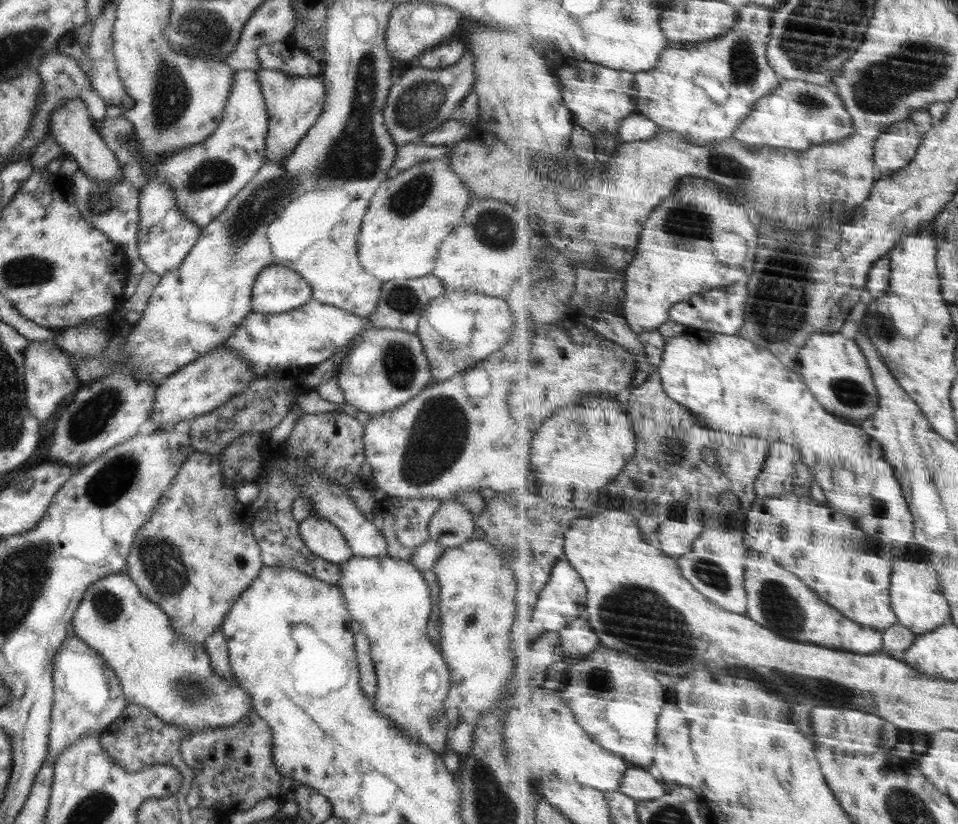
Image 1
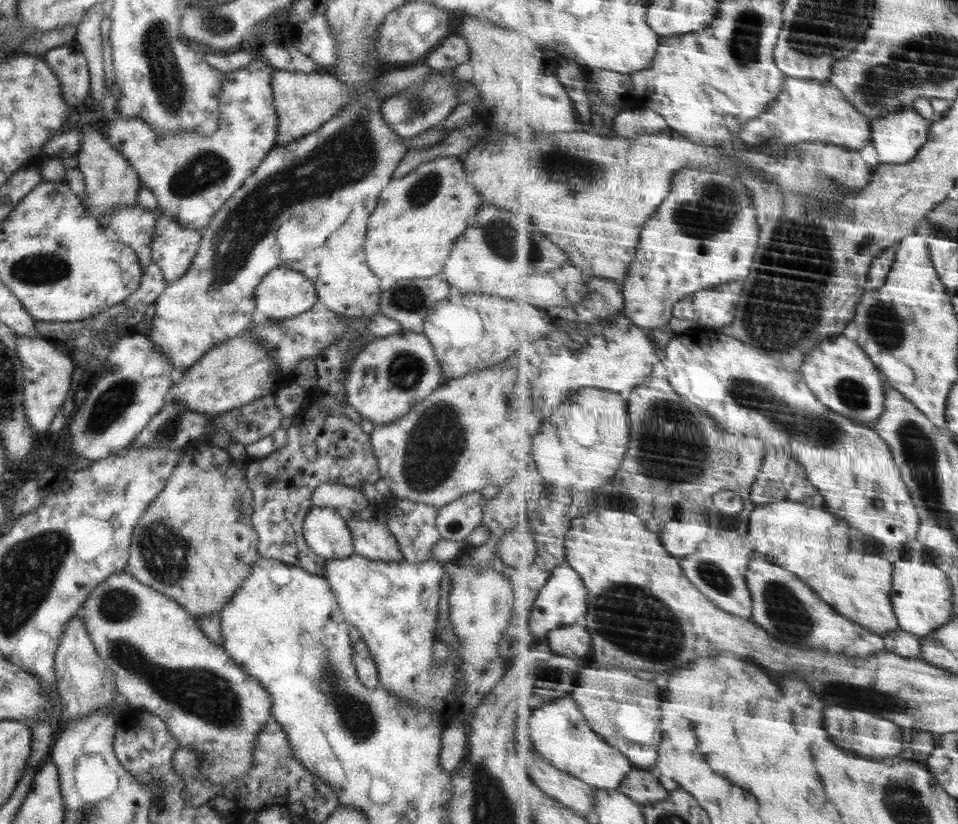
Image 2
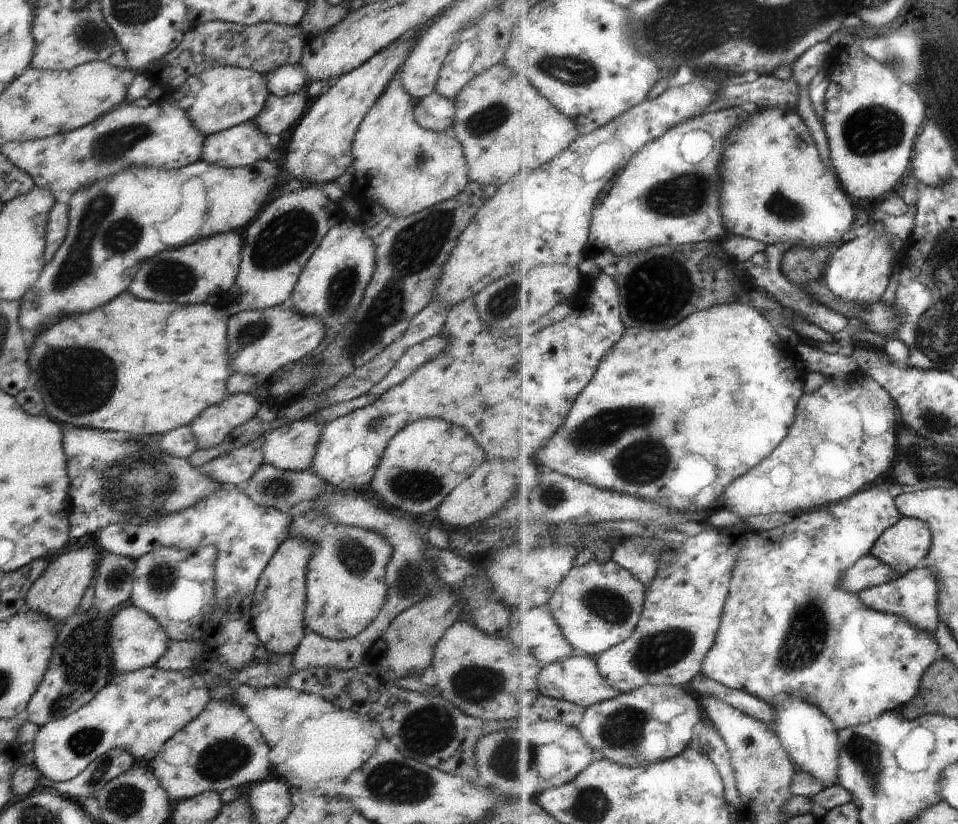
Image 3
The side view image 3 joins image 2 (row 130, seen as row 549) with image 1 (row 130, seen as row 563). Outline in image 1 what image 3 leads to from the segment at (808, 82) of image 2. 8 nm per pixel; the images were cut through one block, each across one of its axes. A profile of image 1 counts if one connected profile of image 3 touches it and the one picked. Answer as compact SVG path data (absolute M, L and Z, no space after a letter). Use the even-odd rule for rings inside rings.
M783 79L774 94L756 104L754 113L736 131L735 139L752 148L770 146L803 151L816 145L844 142L852 134L856 134L856 121L834 86Z

